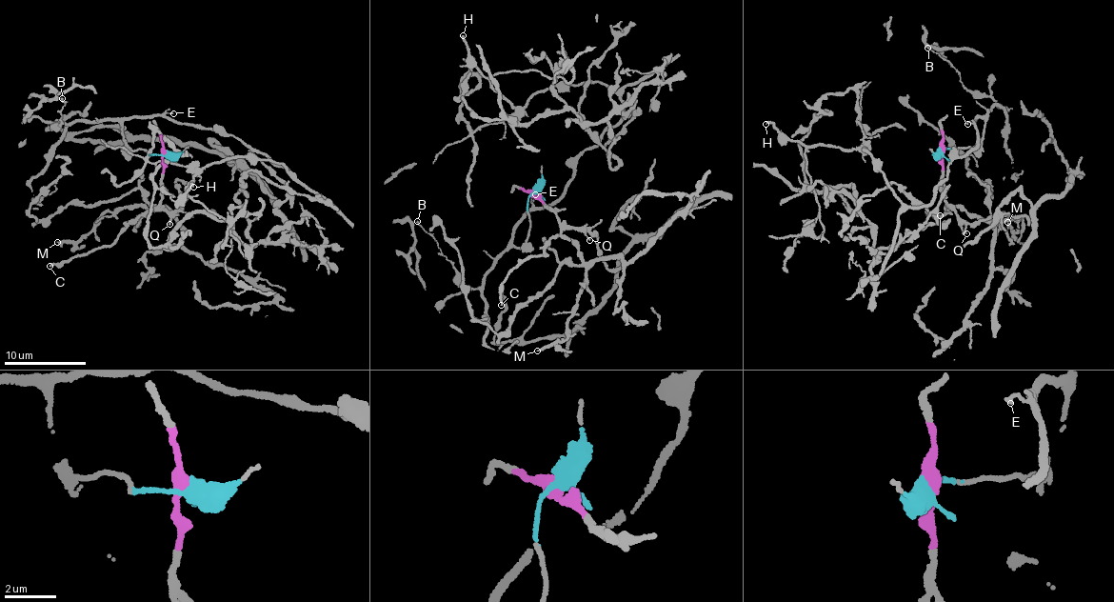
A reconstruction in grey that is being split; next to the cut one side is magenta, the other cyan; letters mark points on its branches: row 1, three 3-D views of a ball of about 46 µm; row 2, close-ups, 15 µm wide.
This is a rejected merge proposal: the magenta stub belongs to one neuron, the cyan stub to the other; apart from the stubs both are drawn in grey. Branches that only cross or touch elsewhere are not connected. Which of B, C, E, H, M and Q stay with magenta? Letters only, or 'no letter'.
C, M, Q

